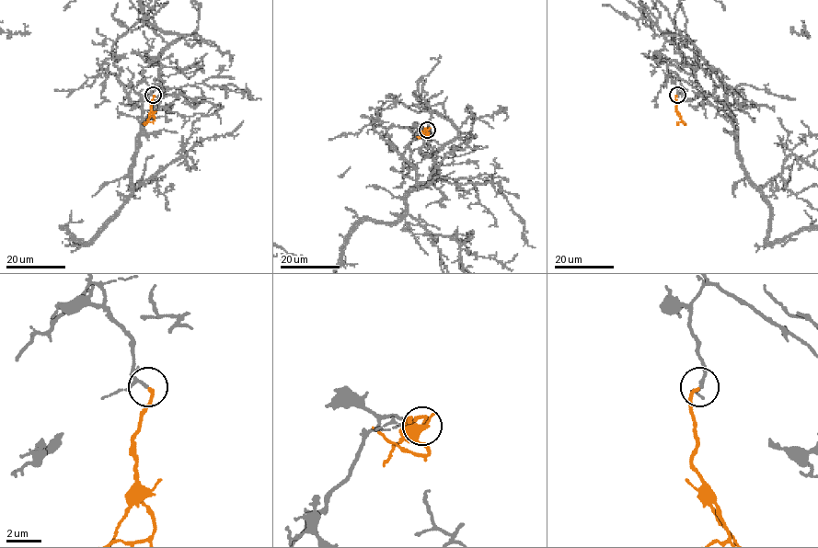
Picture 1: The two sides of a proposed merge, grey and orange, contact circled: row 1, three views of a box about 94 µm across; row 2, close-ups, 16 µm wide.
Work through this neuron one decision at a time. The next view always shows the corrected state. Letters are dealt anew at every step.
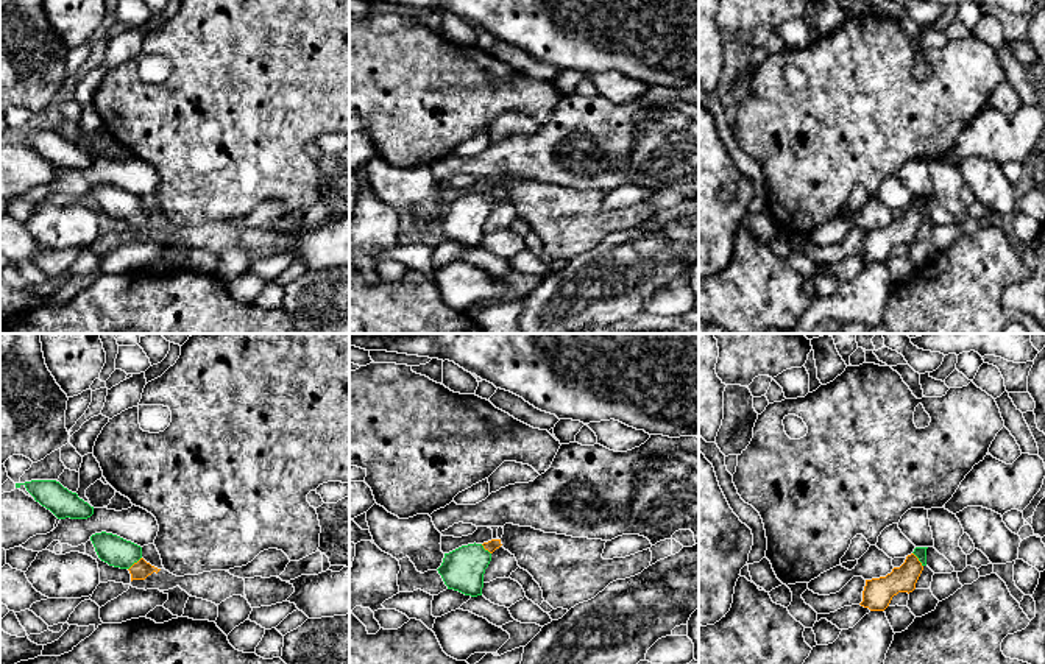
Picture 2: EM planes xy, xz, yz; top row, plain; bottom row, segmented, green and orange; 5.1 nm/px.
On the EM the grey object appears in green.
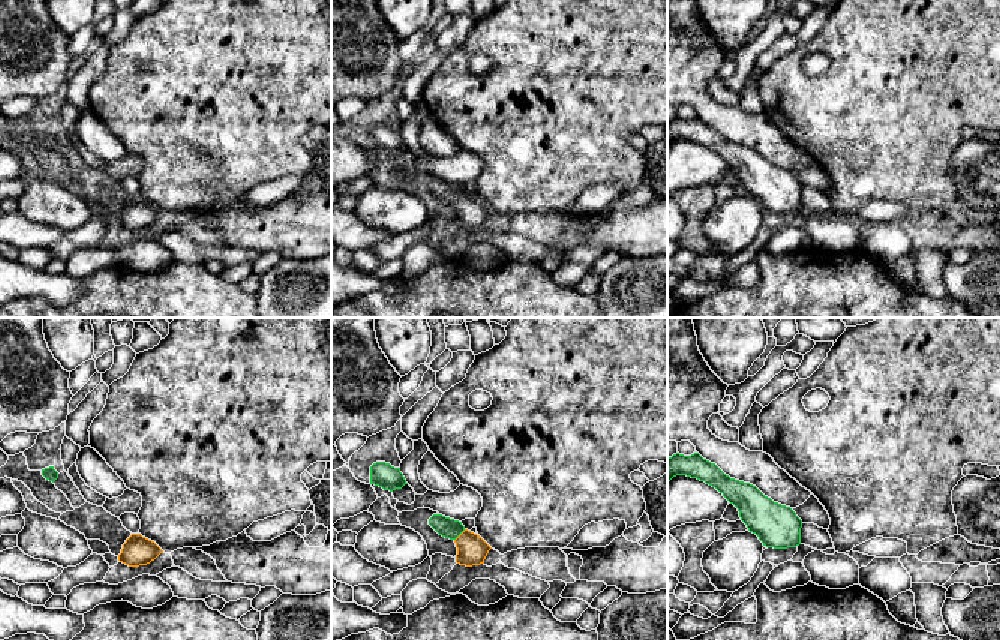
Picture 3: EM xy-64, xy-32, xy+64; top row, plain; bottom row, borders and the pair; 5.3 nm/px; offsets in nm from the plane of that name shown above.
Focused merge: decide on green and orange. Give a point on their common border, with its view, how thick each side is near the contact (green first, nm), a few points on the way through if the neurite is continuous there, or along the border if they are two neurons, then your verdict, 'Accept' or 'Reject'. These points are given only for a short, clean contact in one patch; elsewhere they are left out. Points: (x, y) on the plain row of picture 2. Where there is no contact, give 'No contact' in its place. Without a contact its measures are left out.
Touches green at xy (134, 212). Thickness 150 nm (green) against 100 nm. Path across: xy (117, 203), (128, 206), (134, 212), (139, 222). Accept

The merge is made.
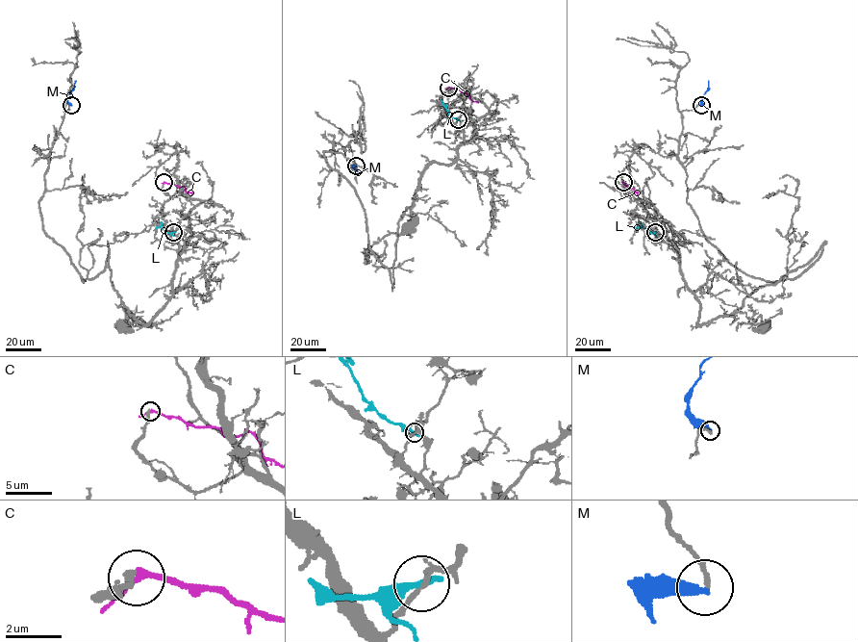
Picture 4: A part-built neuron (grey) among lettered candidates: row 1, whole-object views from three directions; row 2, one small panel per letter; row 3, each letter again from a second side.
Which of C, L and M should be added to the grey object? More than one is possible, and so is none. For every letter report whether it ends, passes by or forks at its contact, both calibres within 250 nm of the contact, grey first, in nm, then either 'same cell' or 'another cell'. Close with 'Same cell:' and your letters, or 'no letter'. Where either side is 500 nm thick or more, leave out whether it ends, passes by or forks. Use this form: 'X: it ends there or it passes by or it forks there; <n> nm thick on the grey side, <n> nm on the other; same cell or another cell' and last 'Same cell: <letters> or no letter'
C: it passes by; 240 nm thick on the grey side, 160 nm on the other; another cell
L: it ends there; 160 nm thick on the grey side, 300 nm on the other; another cell
M: it ends there; 160 nm thick on the grey side, 380 nm on the other; same cell
Same cell: M

